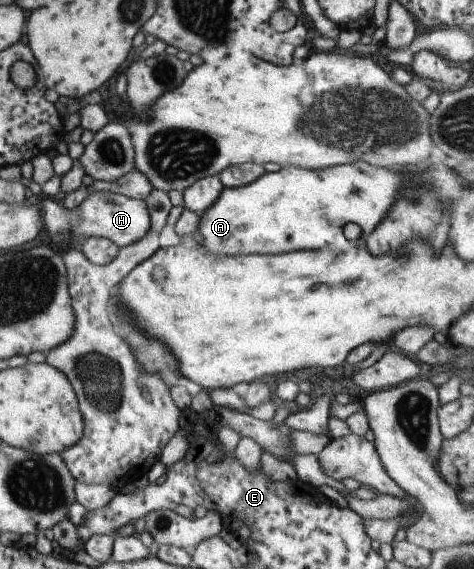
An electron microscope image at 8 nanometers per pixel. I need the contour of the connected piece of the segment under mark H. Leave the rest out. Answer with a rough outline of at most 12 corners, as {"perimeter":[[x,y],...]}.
{"perimeter":[[89,194],[73,209],[41,195],[46,235],[118,248],[150,230],[144,200]]}

